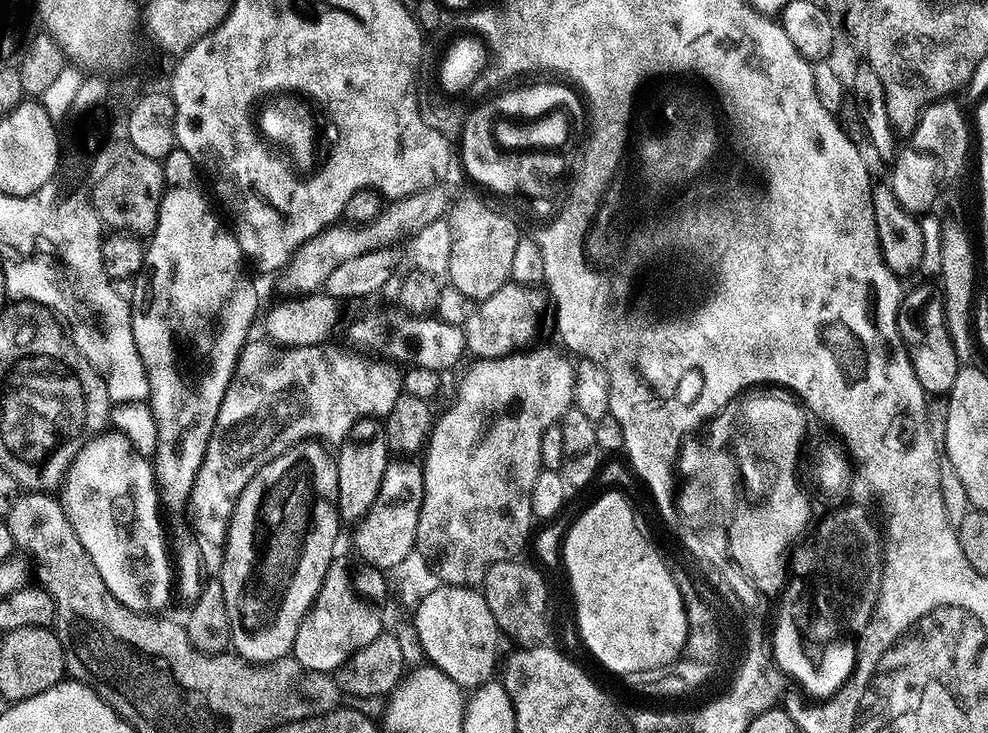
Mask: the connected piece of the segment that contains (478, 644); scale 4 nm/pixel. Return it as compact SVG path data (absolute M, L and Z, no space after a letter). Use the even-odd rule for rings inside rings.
M441 583L440 588L420 600L414 615L416 640L428 655L427 663L442 670L459 688L473 690L497 675L496 651L500 648L502 633L486 606L483 591L463 584Z

